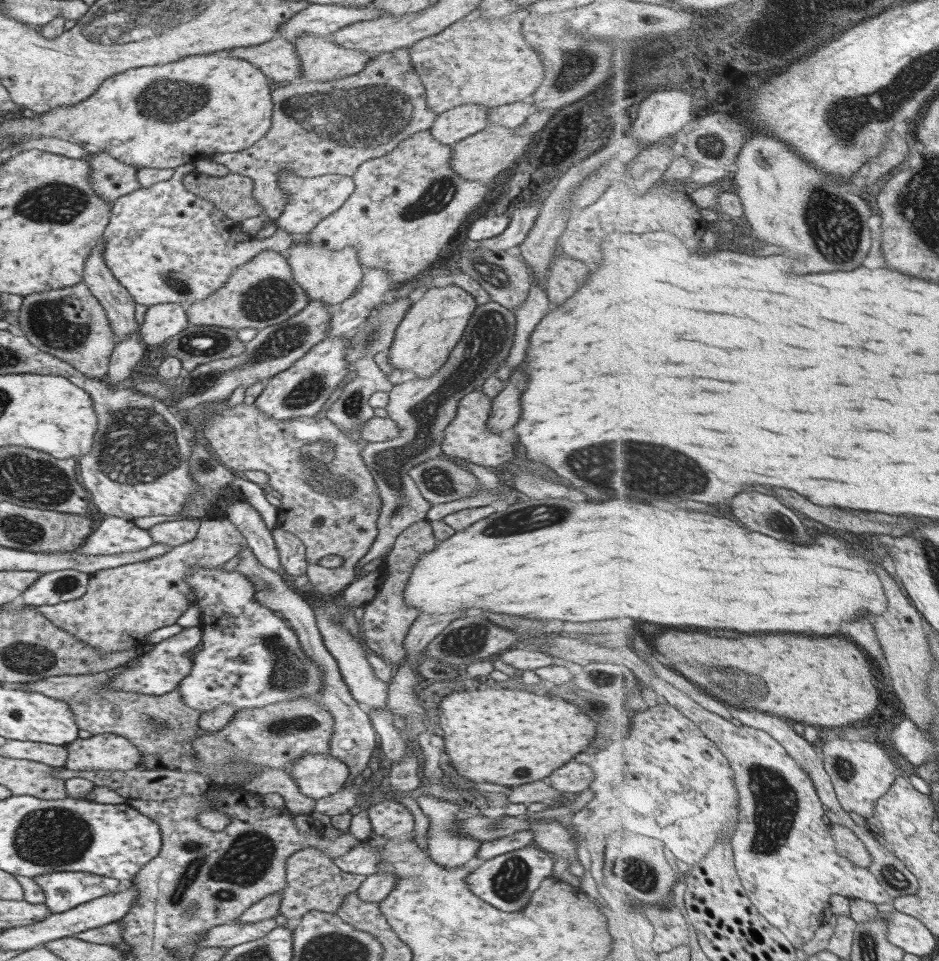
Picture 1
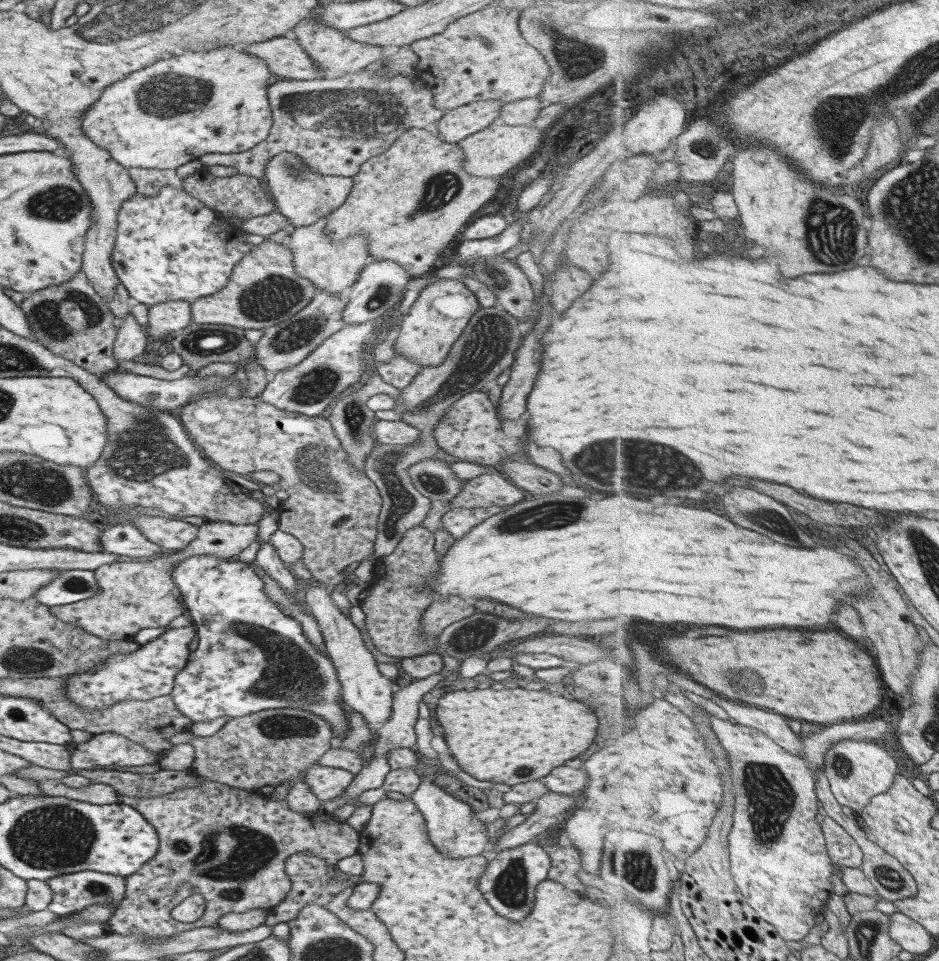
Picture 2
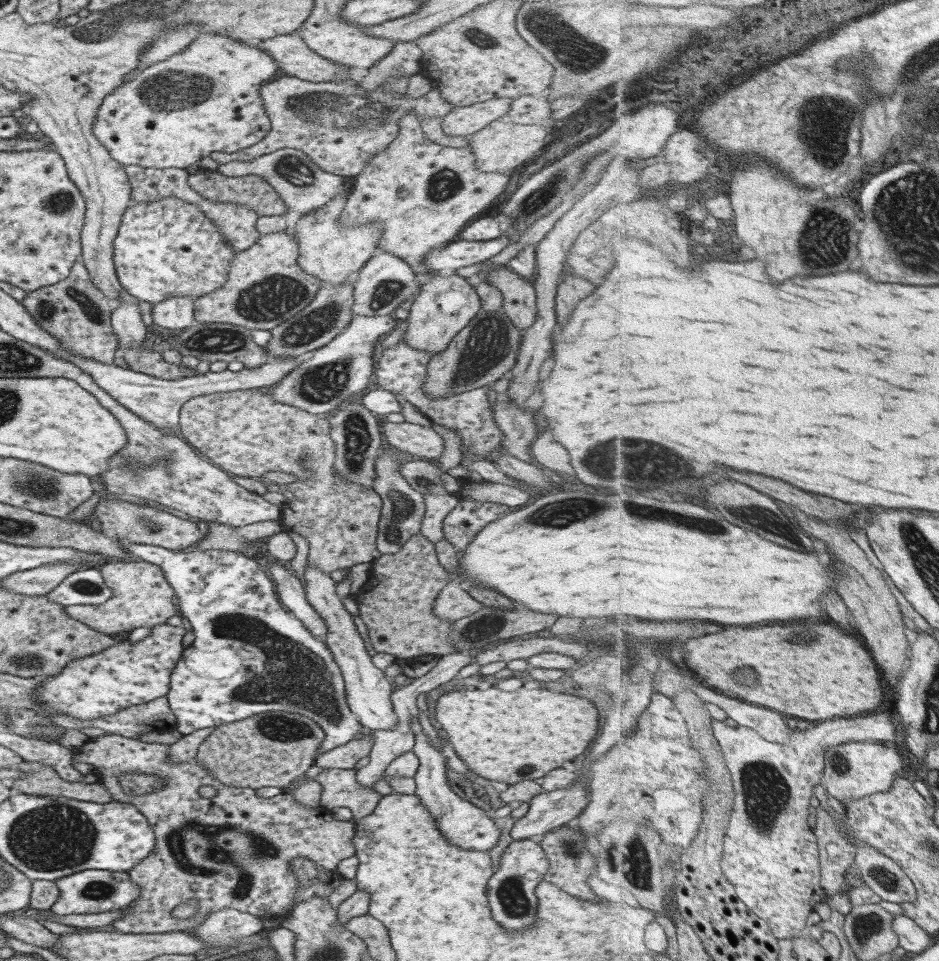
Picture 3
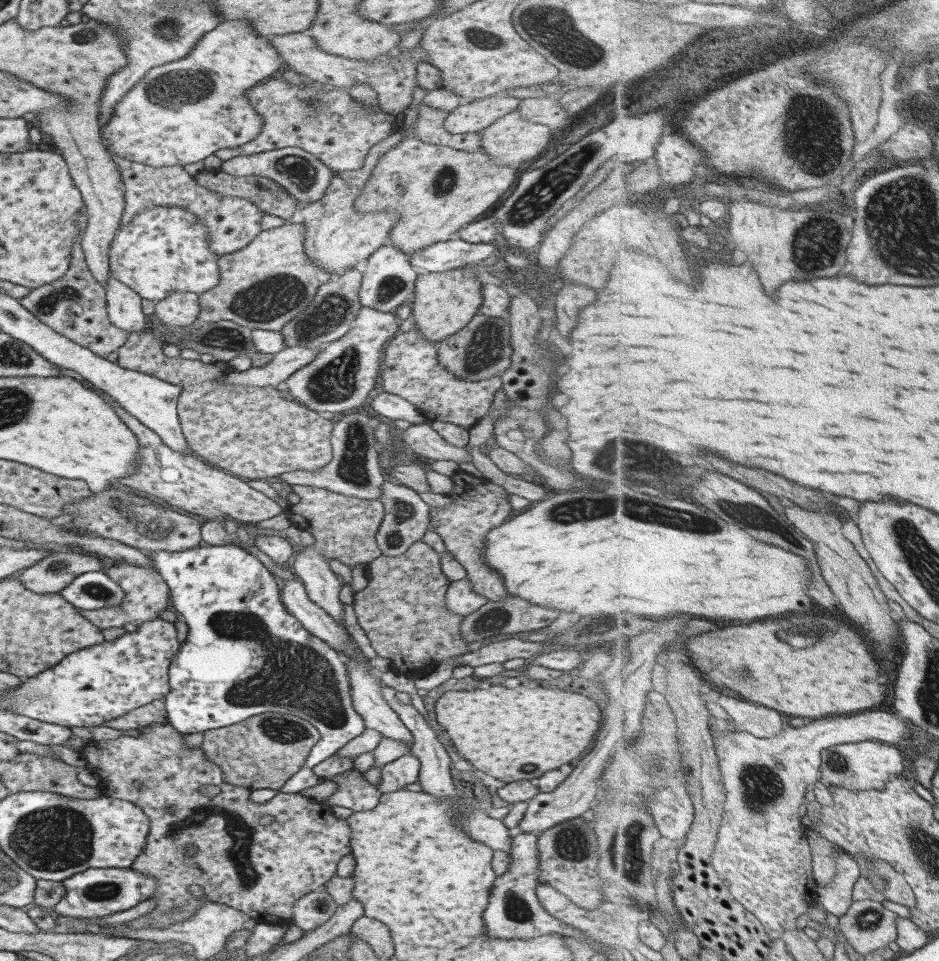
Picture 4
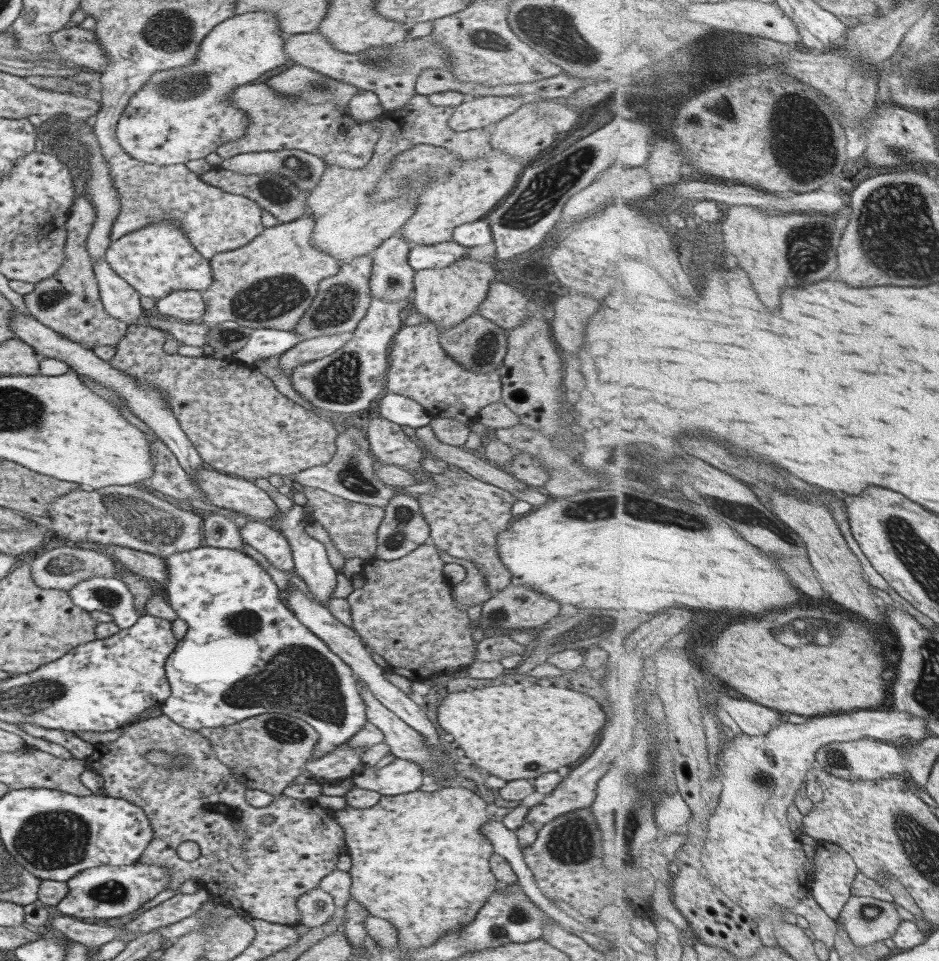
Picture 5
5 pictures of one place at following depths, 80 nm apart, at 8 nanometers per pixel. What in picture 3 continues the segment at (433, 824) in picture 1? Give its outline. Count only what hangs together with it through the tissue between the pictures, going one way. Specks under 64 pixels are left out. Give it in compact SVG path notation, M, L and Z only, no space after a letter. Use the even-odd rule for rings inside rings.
M417 717L409 720L409 730L415 738L412 754L418 762L417 771L414 774L415 797L419 799L421 806L427 810L435 821L438 831L450 844L465 850L487 851L495 846L499 838L499 830L491 818L486 817L484 811L469 804L465 799L461 800L454 794L445 779L446 760L441 755L441 749L436 744L430 744L420 728Z

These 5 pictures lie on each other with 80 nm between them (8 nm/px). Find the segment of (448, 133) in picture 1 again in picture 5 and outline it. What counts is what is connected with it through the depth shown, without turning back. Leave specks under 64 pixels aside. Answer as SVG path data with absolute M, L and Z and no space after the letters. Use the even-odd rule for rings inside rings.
M485 96L463 102L453 108L446 126L455 132L490 127L521 106L521 98L513 96Z

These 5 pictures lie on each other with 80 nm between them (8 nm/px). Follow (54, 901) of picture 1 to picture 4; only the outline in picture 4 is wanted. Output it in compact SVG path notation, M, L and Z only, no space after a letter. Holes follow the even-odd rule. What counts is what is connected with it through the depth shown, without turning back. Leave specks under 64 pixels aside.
M91 868L64 878L61 884L64 886L63 896L53 906L53 910L58 915L73 918L101 918L107 914L113 914L113 912L133 908L138 902L150 898L156 887L154 878L139 874L131 868Z

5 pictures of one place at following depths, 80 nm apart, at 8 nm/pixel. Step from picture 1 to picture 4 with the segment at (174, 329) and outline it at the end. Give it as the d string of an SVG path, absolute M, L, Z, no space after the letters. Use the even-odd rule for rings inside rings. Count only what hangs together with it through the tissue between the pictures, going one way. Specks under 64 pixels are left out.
M172 293L155 302L153 313L162 325L187 329L199 314L197 299L194 293Z

